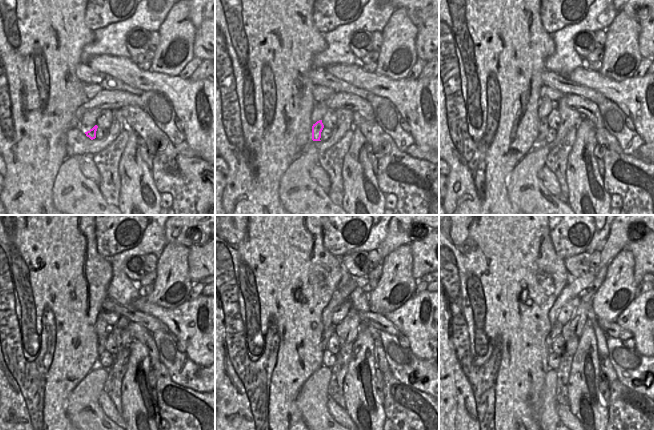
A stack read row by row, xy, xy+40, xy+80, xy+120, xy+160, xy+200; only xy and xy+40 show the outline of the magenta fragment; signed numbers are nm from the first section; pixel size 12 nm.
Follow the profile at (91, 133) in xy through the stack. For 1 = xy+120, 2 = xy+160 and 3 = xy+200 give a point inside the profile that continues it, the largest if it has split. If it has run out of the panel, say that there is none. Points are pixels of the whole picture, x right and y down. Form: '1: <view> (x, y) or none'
1: xy+120 (101, 340)
2: xy+160 (328, 332)
3: xy+200 (556, 329)

